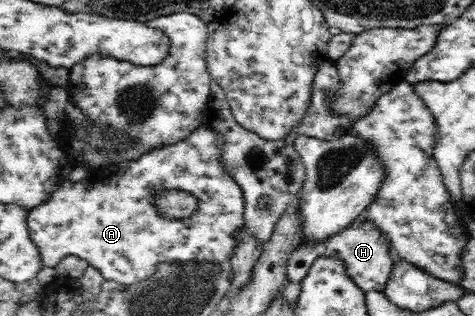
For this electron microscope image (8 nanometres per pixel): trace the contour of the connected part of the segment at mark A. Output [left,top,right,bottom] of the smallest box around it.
[27,124,245,284]

